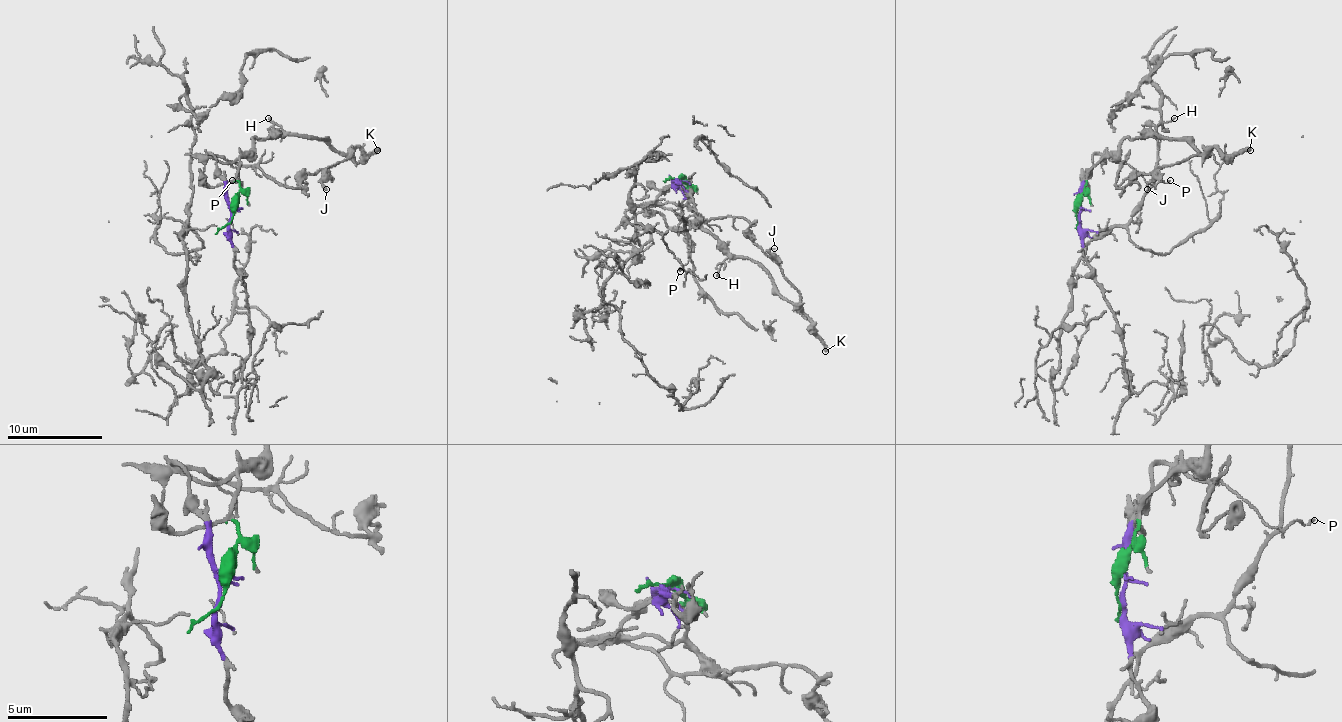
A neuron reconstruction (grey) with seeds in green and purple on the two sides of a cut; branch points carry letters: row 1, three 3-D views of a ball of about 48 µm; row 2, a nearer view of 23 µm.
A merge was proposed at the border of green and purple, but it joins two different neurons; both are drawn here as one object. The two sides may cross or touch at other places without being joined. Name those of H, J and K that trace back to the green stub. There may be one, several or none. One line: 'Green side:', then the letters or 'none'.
Green side: H, J, K

